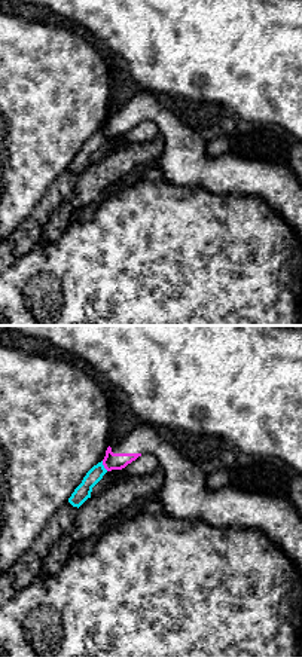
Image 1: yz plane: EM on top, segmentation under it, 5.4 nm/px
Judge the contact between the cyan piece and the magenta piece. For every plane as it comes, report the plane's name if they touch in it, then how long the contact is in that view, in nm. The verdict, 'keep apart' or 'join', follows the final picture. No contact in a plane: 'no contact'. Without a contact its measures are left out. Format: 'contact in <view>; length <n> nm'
contact in yz; length 70 nm

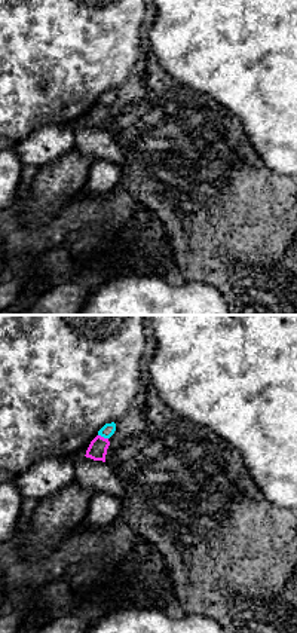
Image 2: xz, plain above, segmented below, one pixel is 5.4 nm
contact in xz; length 60 nm

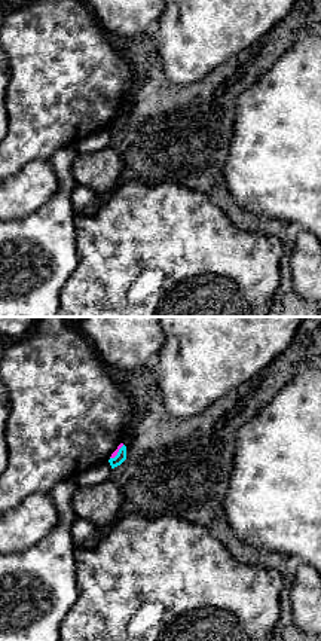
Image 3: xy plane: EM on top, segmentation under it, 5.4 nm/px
contact in xy; length 110 nm

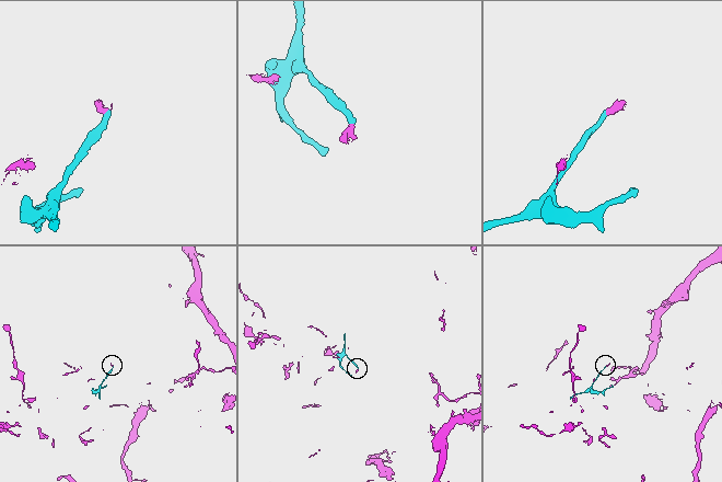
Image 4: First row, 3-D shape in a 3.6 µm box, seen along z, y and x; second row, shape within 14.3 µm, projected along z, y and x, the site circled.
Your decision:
keep apart

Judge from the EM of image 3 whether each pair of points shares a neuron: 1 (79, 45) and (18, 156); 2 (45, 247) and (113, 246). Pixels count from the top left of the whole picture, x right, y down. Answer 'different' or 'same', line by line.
1: same
2: different

